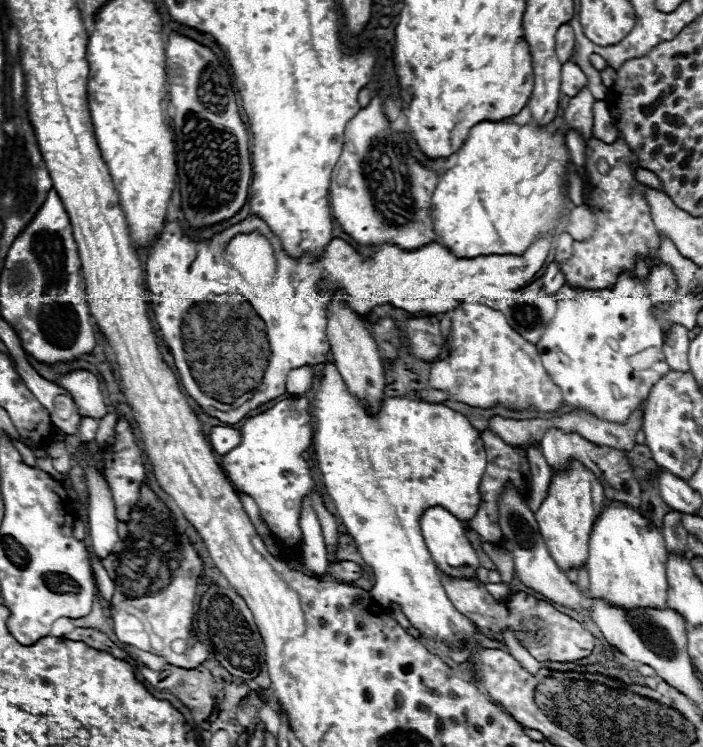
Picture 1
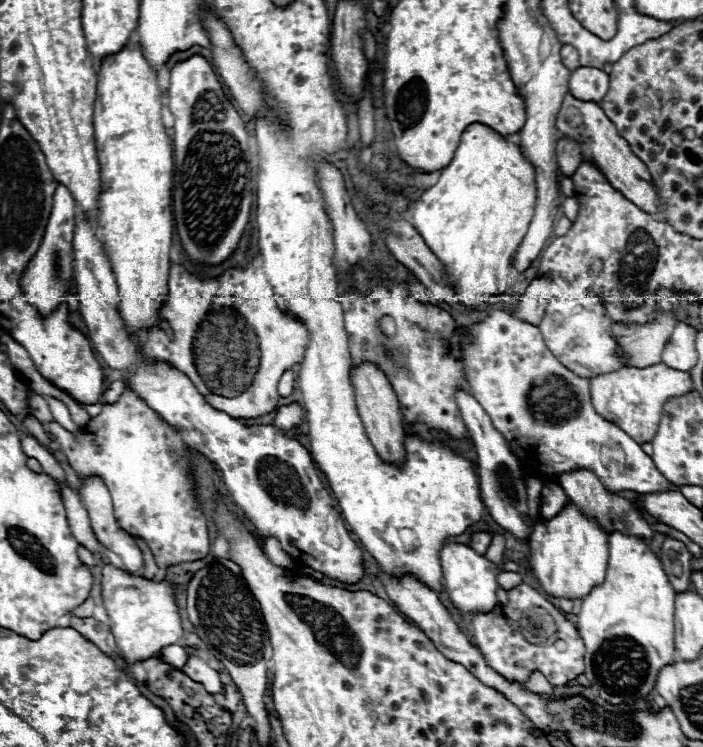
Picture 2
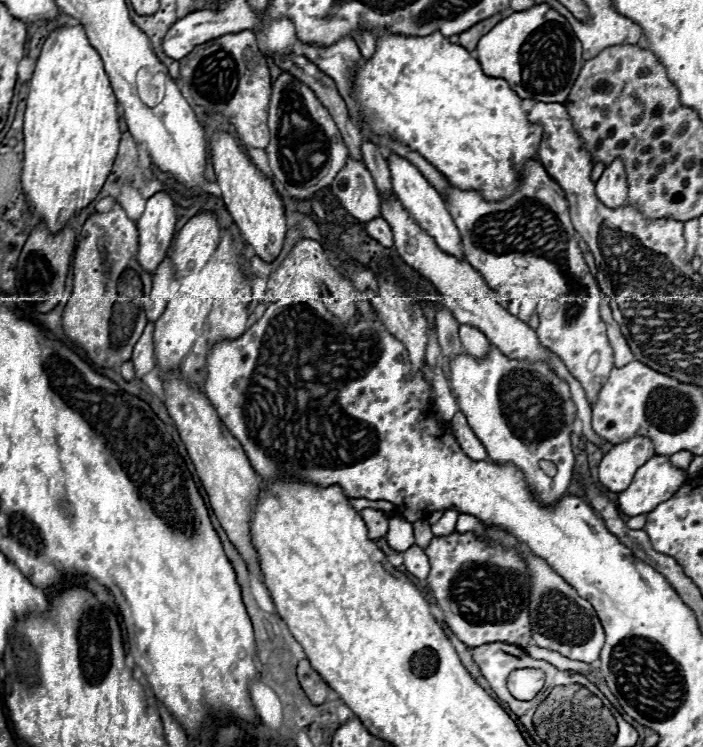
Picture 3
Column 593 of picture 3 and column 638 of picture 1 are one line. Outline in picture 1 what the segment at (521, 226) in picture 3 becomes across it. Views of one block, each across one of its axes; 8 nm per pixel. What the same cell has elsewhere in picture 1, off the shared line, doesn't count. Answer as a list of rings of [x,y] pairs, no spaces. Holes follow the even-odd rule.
[[[652,264],[648,266],[646,280],[638,278],[636,274],[622,272],[614,288],[580,292],[564,286],[556,294],[556,316],[536,348],[540,350],[540,360],[544,362],[544,368],[548,370],[548,374],[552,374],[552,382],[560,386],[564,404],[568,408],[596,414],[596,418],[604,418],[608,422],[628,422],[632,410],[636,410],[636,406],[648,396],[652,384],[670,370],[662,354],[664,332],[654,318],[652,308],[658,304],[670,304],[676,296],[676,290],[678,286],[672,270],[668,270],[668,266],[664,264]],[[636,356],[642,356],[640,364],[634,364]]]

